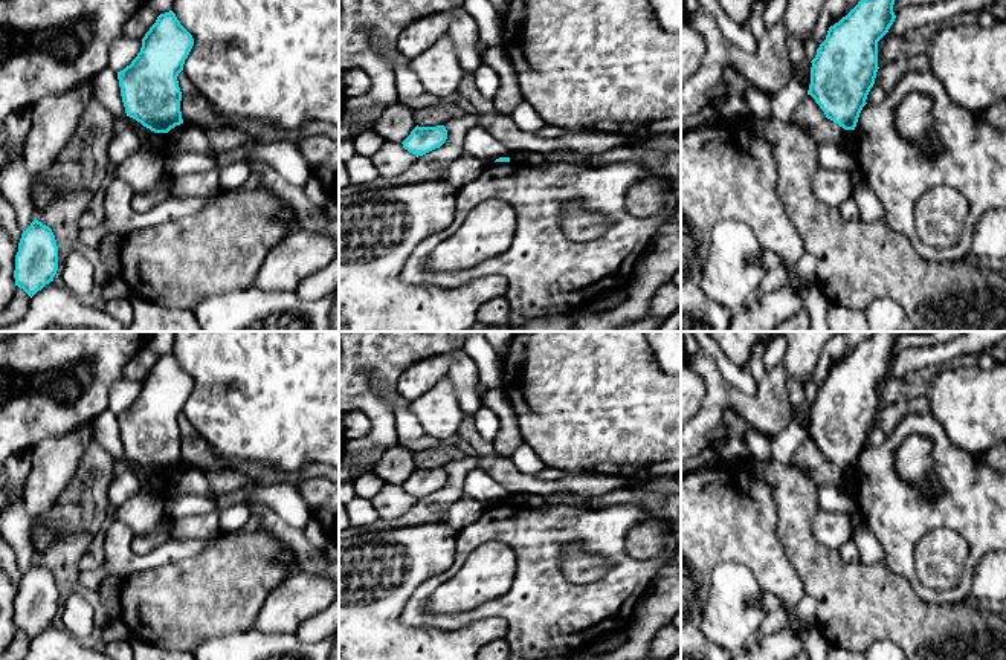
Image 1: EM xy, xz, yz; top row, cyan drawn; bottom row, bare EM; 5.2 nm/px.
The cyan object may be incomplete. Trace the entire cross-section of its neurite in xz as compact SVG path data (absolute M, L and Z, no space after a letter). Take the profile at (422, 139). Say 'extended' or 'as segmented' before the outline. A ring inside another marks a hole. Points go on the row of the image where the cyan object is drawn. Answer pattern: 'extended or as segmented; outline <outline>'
as segmented; outline M444 125L437 127L415 127L411 134L401 142L409 153L423 156L435 148L440 148L447 139Z

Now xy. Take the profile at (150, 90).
as segmented; outline M173 11L157 17L137 57L118 72L127 116L154 133L168 133L183 124L177 76L192 46L192 35Z

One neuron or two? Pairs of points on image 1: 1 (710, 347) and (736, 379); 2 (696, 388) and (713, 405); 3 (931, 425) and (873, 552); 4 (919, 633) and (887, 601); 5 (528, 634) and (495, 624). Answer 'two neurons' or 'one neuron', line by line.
1: one neuron
2: two neurons
3: two neurons
4: one neuron
5: two neurons

